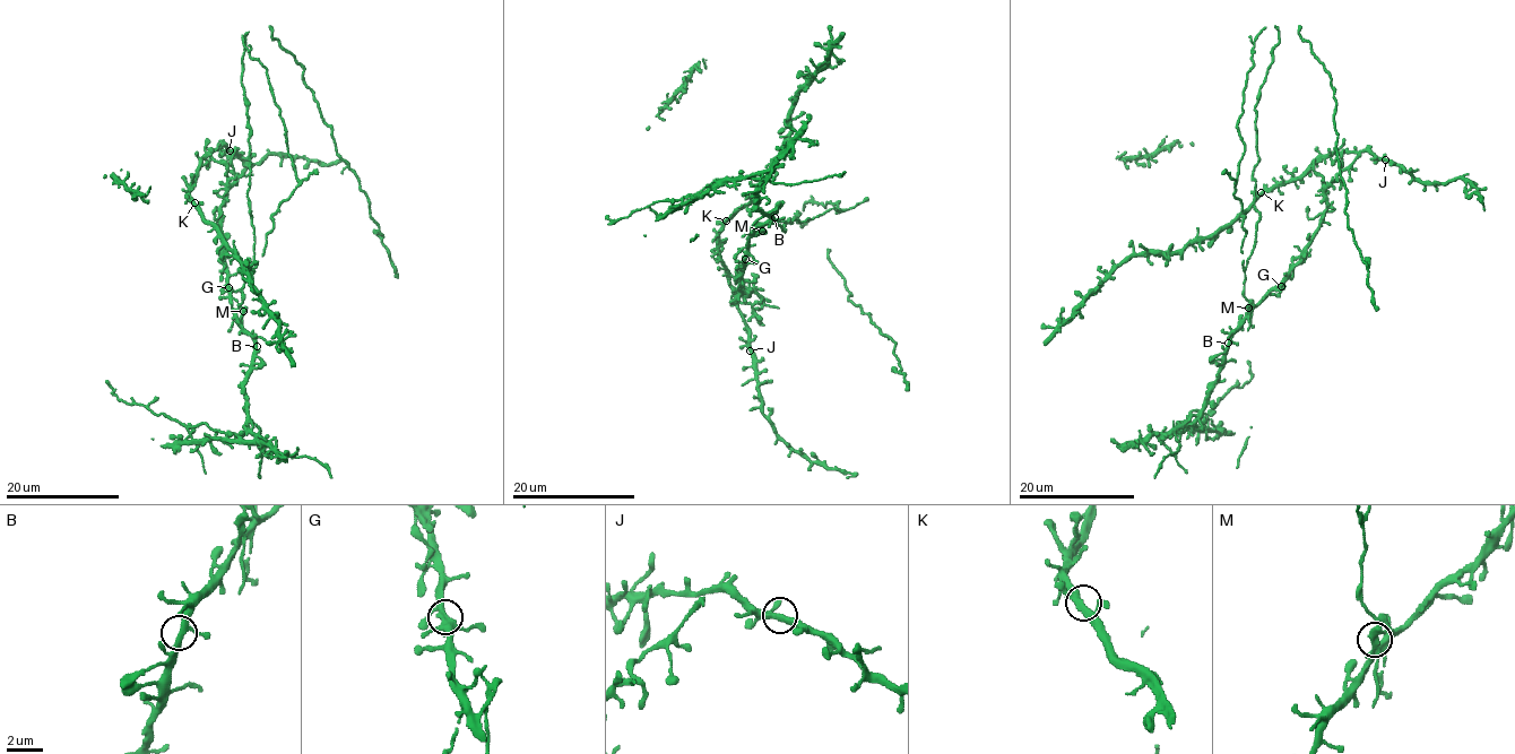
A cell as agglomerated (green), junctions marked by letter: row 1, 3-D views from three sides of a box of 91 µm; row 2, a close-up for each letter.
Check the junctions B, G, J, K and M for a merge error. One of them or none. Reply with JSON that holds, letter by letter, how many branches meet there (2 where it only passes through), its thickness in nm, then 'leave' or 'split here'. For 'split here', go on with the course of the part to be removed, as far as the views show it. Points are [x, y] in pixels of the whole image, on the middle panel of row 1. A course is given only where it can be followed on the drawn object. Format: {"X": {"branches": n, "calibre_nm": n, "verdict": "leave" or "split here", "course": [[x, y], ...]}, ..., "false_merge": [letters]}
{"B": {"branches": 3, "calibre_nm": 300, "verdict": "leave"}, "G": {"branches": 3, "calibre_nm": 320, "verdict": "leave"}, "J": {"branches": 3, "calibre_nm": 300, "verdict": "leave"}, "K": {"branches": 3, "calibre_nm": 320, "verdict": "leave"}, "M": {"branches": 3, "calibre_nm": 280, "verdict": "split here"}, "false_merge": ["M"]}

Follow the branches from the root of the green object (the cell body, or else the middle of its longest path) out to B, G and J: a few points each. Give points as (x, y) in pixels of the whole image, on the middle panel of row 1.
B: (773, 223), (765, 223), (761, 232), (756, 230), (775, 217)
G: (773, 223), (765, 223), (749, 239), (745, 259)
J: (773, 223), (749, 239), (741, 277), (742, 294), (751, 291), (762, 302), (736, 297), (750, 350)

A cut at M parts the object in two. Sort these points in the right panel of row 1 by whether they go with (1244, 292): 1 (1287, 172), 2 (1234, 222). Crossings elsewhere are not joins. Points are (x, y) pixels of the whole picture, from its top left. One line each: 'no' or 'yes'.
1: no
2: no

